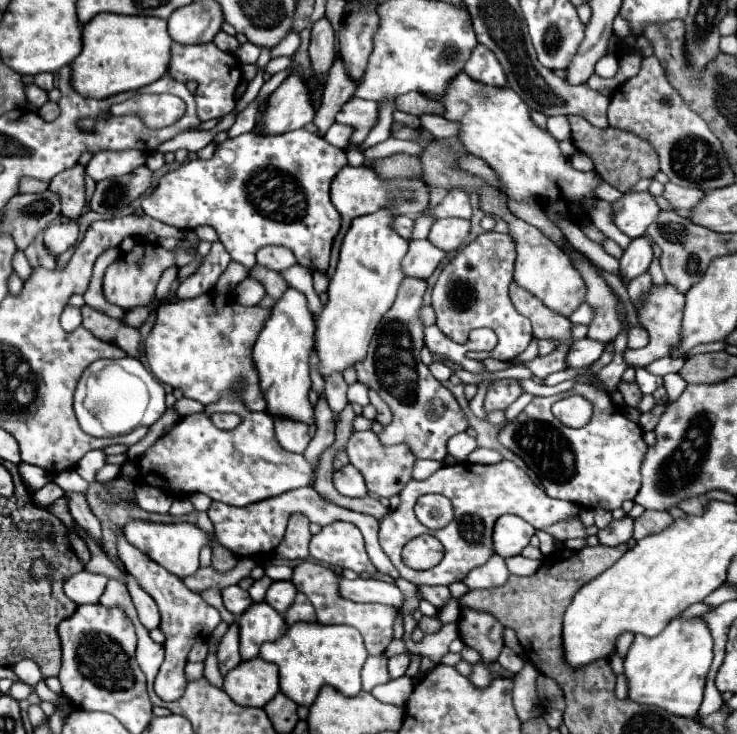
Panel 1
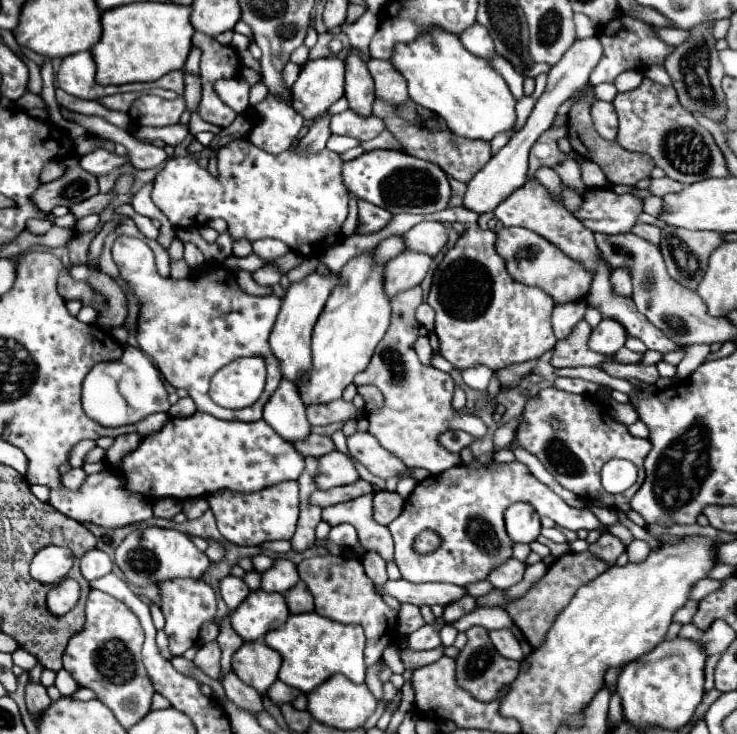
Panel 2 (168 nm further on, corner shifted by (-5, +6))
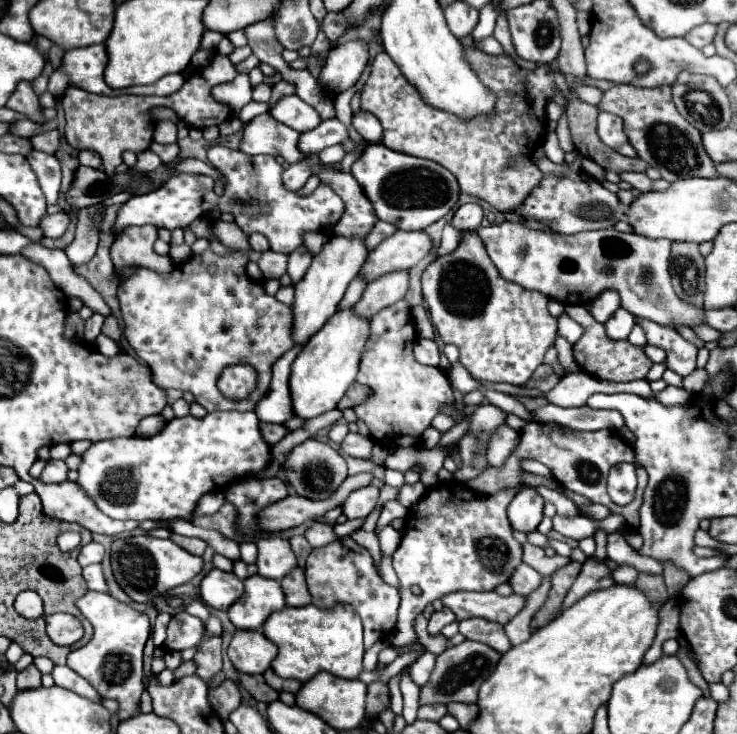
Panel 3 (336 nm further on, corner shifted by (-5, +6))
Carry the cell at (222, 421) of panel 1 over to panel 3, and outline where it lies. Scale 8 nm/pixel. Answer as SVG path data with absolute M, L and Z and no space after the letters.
M218 221L218 223L212 223L212 231L217 236L218 240L222 242L229 252L223 256L215 254L211 248L200 254L193 254L182 265L176 265L172 269L172 273L168 275L158 275L146 267L136 267L136 271L128 277L122 279L122 283L118 285L118 299L120 299L120 307L122 307L122 319L124 319L124 335L130 343L130 347L136 351L136 355L148 363L148 367L152 369L152 377L154 377L154 383L162 389L180 389L180 391L190 391L196 399L196 403L200 403L208 413L212 411L254 411L256 409L256 403L260 401L260 397L248 397L244 401L228 401L216 387L216 379L220 375L220 371L226 367L226 365L236 365L236 363L248 363L252 367L256 367L258 371L258 377L262 377L262 393L268 391L268 385L270 385L270 379L272 379L272 365L276 363L276 359L280 359L288 349L294 347L292 343L292 337L290 337L290 329L292 329L292 311L290 307L286 307L284 303L280 303L276 297L270 297L266 295L262 289L260 289L260 283L258 281L252 281L246 274L246 267L249 262L246 254L250 249L248 237L238 229L236 223L226 223L226 221Z

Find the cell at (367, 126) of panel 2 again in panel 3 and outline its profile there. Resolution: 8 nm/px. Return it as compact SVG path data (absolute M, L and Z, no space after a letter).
M324 119L316 129L300 135L300 151L302 153L318 153L330 145L344 143L348 139L348 129L336 119Z

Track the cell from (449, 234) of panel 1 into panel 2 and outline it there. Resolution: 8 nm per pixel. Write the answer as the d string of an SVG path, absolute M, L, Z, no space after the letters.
M422 221L414 225L410 231L406 231L402 237L404 237L406 251L426 253L434 257L446 245L448 231L438 221Z

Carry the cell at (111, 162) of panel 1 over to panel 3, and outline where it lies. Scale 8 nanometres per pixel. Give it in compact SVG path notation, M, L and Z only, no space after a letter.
M80 151L80 163L86 167L92 167L92 169L100 169L100 165L102 165L100 155L94 151Z

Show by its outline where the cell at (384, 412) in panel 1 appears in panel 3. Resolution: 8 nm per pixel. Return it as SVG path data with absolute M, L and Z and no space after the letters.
M354 383L346 395L340 399L338 403L338 409L343 411L346 407L352 407L352 405L358 405L360 401L364 401L364 397L368 397L368 393L372 393L370 389L366 389L366 385L360 385L360 383Z

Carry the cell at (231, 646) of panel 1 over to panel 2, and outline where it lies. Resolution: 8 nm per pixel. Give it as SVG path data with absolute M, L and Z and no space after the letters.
M230 671L230 673L224 677L224 683L222 683L222 685L224 685L226 697L228 697L238 709L250 711L250 713L254 713L254 715L258 715L258 713L264 709L264 705L262 705L262 695L260 695L256 689L244 685L244 683L234 675L234 671Z

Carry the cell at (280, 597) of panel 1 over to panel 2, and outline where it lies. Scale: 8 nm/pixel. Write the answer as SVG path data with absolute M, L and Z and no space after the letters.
M274 559L274 565L262 575L262 589L268 593L284 593L298 583L296 565L288 559Z

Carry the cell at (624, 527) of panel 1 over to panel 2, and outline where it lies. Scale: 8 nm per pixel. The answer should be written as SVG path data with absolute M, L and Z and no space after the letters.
M606 533L606 535L602 535L596 543L592 543L592 545L588 547L588 551L590 551L596 559L600 559L600 561L604 561L608 567L612 567L612 565L616 565L616 559L626 551L626 547L624 547L624 543L622 543L618 537Z

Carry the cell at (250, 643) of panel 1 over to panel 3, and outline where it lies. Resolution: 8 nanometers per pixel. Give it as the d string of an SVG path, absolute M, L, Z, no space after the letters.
M260 575L248 577L244 585L246 585L246 591L228 609L228 617L236 629L258 631L274 611L280 611L286 607L284 593L278 581L264 579Z

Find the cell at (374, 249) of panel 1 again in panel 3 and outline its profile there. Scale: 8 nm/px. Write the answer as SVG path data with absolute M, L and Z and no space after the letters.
M338 309L324 327L304 345L292 363L290 373L290 393L294 413L304 419L318 417L330 409L336 409L338 401L344 397L348 387L356 381L360 367L360 357L366 351L370 333L370 319L362 319L352 309Z

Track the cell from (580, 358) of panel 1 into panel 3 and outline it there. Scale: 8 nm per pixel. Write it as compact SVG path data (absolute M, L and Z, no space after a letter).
M618 309L604 325L606 325L606 335L612 341L624 341L624 339L628 339L628 335L634 327L634 315L628 313L626 309Z

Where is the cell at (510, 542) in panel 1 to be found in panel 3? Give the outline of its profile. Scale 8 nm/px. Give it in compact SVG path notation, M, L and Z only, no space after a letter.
M526 485L508 505L508 519L512 523L512 529L524 533L536 531L538 523L544 517L542 507L544 507L542 497L534 491L534 487Z

